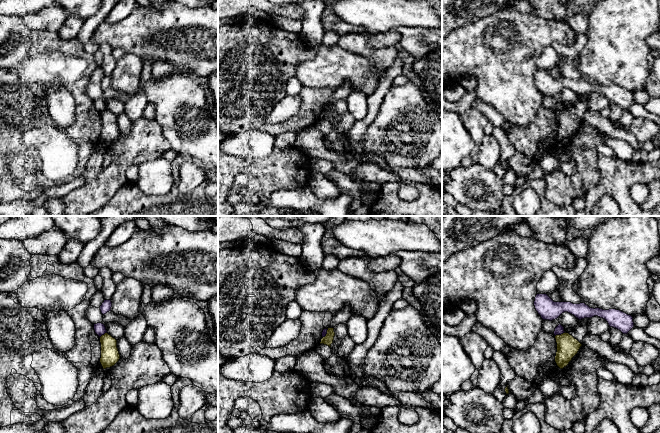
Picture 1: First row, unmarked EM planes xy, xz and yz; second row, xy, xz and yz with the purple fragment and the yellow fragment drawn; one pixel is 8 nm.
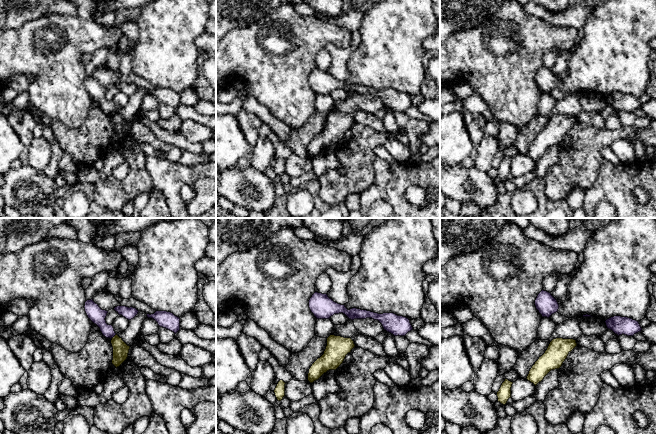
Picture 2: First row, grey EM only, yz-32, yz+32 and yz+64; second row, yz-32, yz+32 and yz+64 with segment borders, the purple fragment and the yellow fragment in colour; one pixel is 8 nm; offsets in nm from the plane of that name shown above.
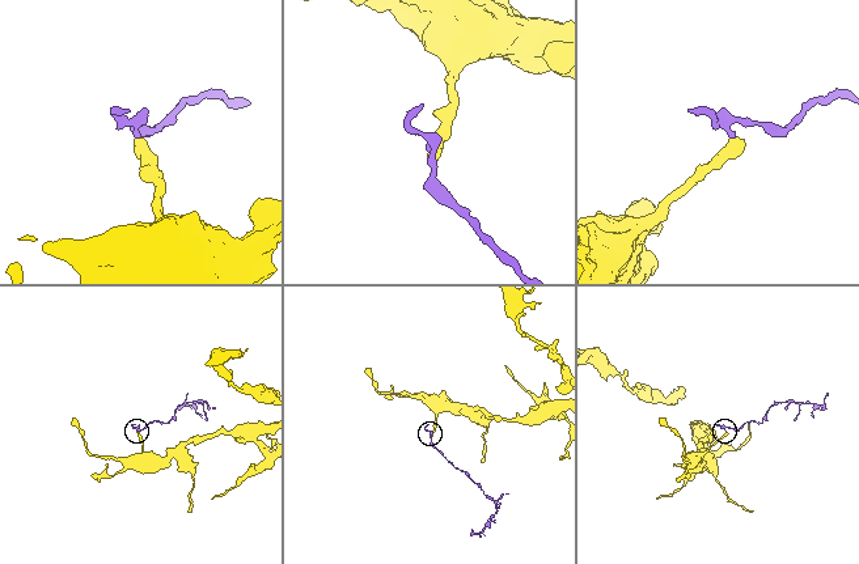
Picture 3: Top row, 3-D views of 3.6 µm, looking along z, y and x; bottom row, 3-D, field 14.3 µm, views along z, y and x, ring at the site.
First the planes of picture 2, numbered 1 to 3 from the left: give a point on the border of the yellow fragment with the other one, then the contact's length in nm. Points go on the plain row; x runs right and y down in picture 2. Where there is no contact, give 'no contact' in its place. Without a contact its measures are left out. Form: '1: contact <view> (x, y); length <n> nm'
1: contact yz-32 (114, 111); length 50 nm
2: no contact
3: no contact

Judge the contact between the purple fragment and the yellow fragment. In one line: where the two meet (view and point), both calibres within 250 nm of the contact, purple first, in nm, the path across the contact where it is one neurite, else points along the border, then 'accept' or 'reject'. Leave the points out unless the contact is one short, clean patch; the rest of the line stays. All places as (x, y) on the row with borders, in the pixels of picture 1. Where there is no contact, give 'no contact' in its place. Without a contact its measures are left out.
yz (560, 334) | 70/180 nm | along yz (565, 332), (555, 336) | reject

